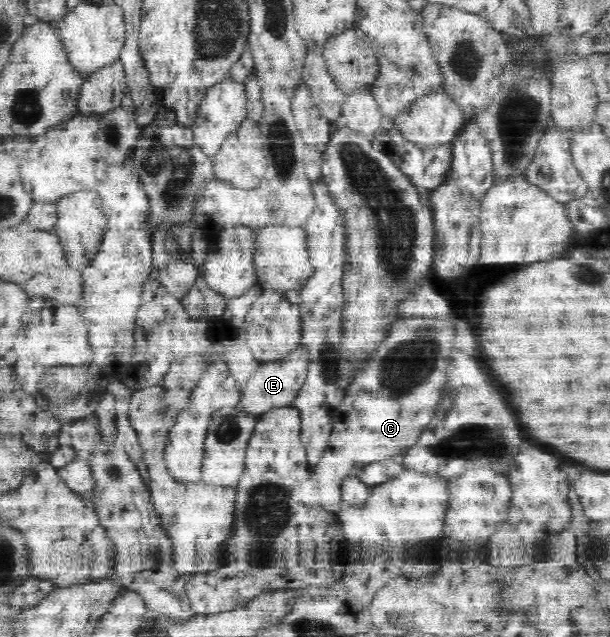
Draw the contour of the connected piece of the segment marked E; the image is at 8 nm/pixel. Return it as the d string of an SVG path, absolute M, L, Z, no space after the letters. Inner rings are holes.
M299 347L278 360L255 361L255 363L257 369L253 369L253 373L241 389L242 394L239 399L243 408L259 417L275 408L293 405L294 399L308 376L307 355L304 353L304 349Z

